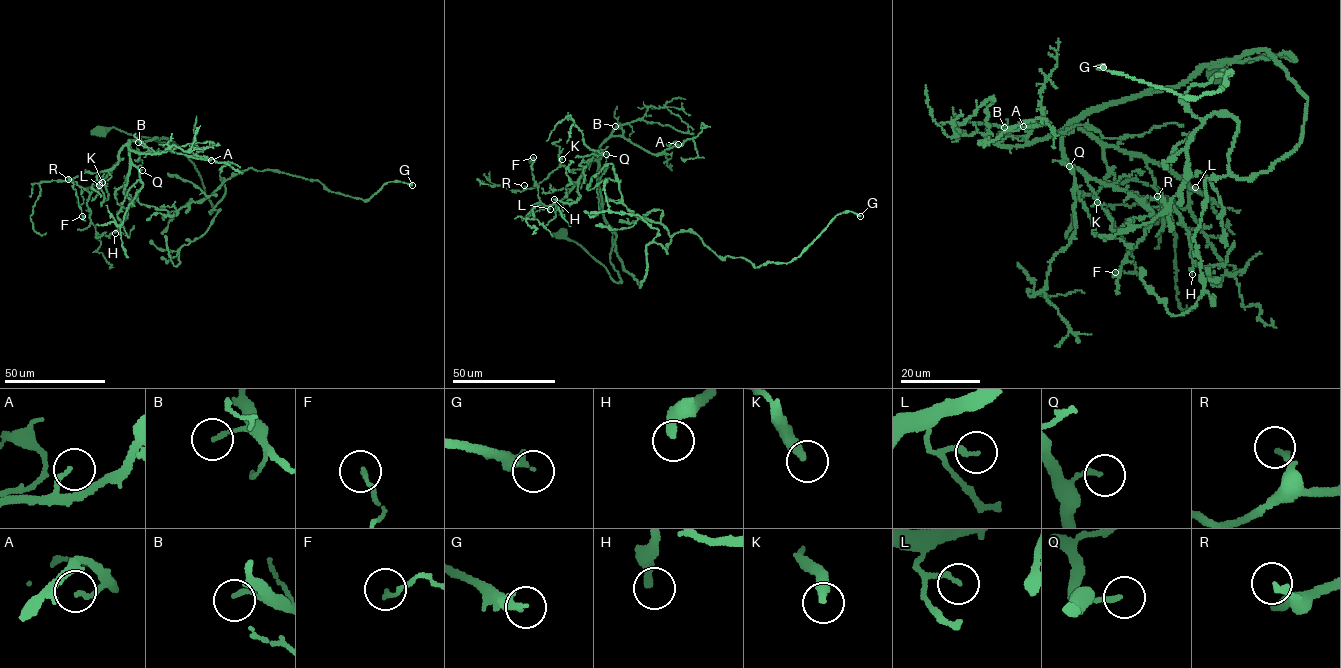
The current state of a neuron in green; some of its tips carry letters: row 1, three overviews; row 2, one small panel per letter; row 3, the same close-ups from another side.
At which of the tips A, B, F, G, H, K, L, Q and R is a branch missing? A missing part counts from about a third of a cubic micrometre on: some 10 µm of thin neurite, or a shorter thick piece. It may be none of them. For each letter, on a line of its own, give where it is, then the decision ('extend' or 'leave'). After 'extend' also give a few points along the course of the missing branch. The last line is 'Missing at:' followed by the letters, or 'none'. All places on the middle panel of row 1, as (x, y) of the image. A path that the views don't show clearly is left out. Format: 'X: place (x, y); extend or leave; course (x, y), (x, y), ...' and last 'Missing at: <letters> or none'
A: place (678, 144); leave
B: place (615, 126); leave
F: place (533, 157); leave
G: place (860, 216); extend
H: place (554, 199); extend
K: place (562, 159); leave
L: place (550, 209); leave
Q: place (606, 154); extend; course (606, 154), (612, 157), (605, 166), (603, 186)
R: place (524, 185); leave
Missing at: G, H, Q

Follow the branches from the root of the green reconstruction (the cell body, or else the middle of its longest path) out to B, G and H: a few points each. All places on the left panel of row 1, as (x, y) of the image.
B: (100, 131), (116, 128), (171, 146), (153, 137), (129, 139), (127, 145), (138, 153), (150, 151), (138, 142)
G: (100, 131), (171, 140), (210, 212), (221, 180), (251, 168), (364, 200), (388, 182), (412, 185)
H: (100, 131), (116, 128), (171, 146), (153, 137), (128, 140), (130, 166), (124, 187), (130, 203), (115, 233)

